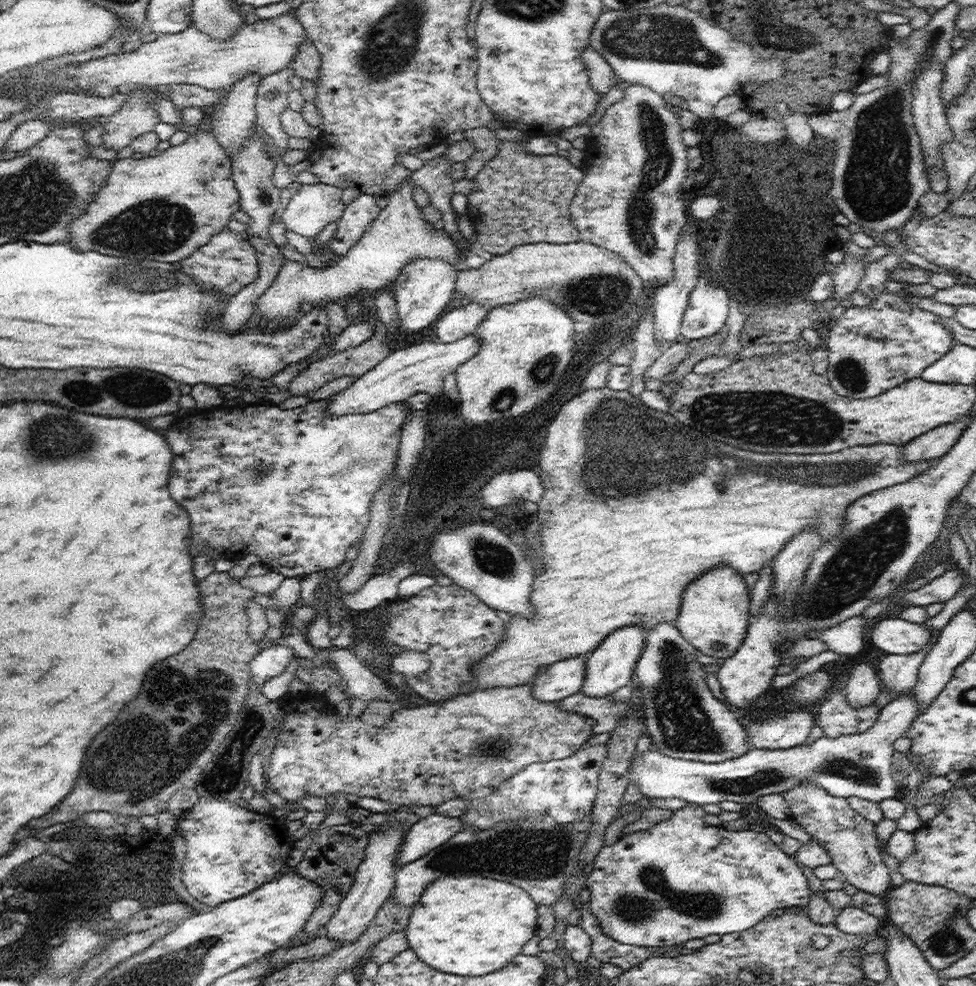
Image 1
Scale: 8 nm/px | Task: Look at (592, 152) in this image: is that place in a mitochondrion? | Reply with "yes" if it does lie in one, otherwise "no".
no

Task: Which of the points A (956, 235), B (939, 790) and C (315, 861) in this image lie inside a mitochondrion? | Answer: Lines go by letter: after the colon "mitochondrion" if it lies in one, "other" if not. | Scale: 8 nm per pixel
A: other
B: other
C: other

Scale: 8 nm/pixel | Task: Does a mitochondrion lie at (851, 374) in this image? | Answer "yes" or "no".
yes

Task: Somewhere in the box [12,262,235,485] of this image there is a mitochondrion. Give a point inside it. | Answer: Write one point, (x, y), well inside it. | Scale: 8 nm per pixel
(47, 438)

